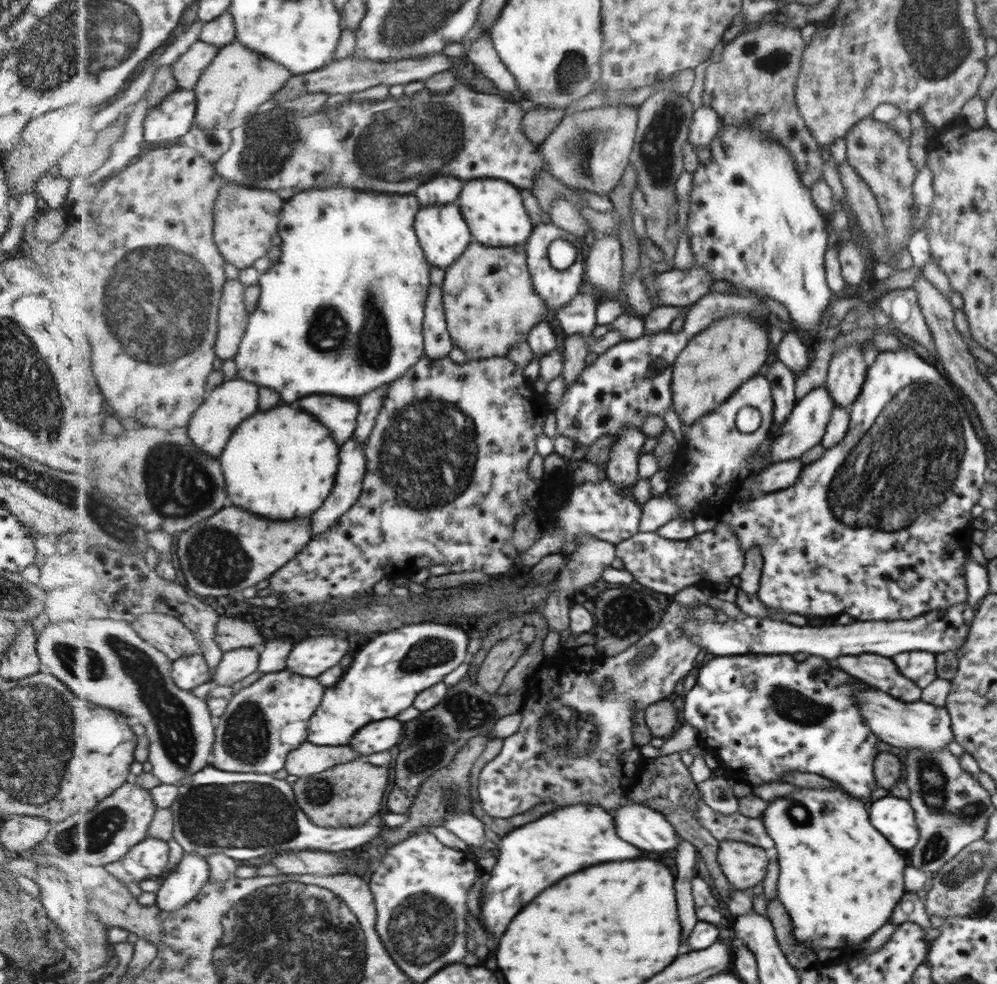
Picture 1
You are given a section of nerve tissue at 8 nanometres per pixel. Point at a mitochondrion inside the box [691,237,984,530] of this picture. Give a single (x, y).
(933, 430)

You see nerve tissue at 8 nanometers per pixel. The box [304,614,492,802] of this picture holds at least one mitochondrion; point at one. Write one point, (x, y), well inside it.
(438, 653)

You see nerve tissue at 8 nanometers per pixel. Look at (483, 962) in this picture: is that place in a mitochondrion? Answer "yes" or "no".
no

